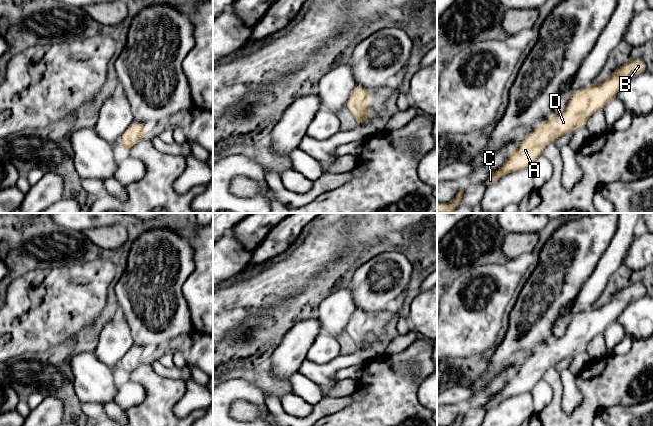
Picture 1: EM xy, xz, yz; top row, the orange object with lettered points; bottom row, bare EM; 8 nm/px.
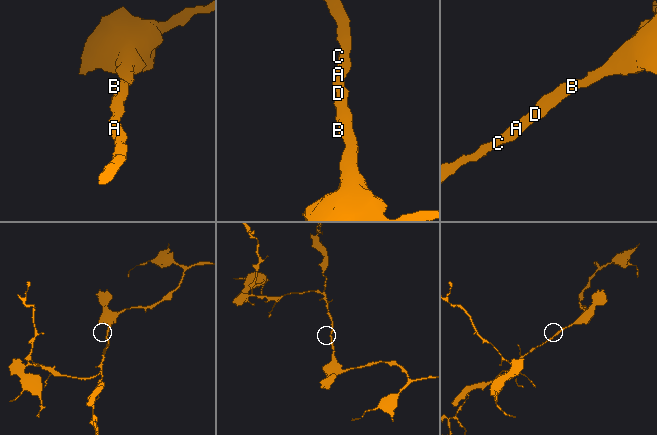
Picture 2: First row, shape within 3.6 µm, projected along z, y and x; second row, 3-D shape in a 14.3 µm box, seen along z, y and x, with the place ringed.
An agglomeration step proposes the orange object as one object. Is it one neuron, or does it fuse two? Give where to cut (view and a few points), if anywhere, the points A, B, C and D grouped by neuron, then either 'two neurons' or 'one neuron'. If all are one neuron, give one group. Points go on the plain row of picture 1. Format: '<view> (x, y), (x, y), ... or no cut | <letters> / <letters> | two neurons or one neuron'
no cut | A B C D | one neuron

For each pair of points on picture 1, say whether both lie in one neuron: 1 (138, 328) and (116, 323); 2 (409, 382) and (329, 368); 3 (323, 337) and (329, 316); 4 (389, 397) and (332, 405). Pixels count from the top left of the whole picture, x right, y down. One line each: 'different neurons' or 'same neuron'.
1: different neurons
2: different neurons
3: different neurons
4: different neurons

